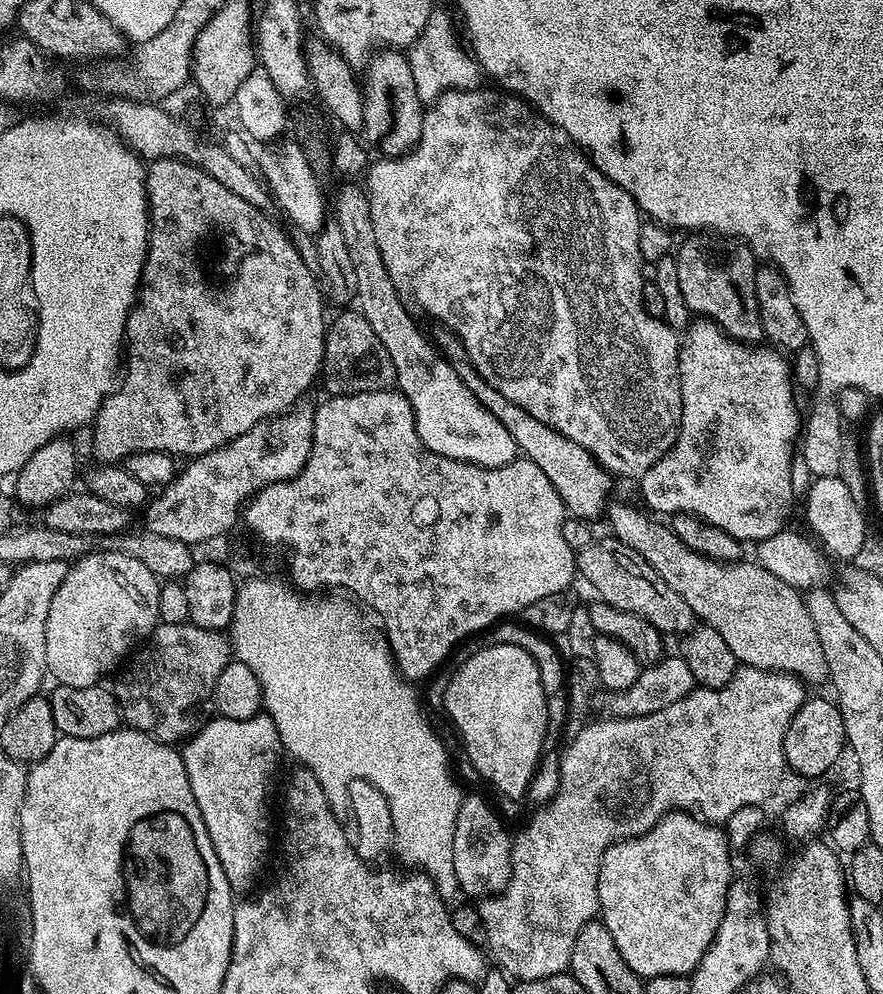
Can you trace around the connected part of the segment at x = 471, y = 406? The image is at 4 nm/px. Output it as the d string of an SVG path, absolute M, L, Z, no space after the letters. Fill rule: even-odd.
M344 182L336 192L334 215L342 226L342 235L350 259L357 270L357 290L354 297L358 311L378 334L390 362L396 371L395 387L408 399L414 410L414 422L418 438L434 454L454 458L462 462L477 464L483 468L506 466L518 458L514 438L506 431L506 426L474 398L474 394L454 374L448 361L436 351L433 341L420 333L414 317L408 313L409 305L402 299L399 290L390 282L390 274L382 262L382 250L370 218L368 193L356 182ZM360 303L360 304L358 304Z

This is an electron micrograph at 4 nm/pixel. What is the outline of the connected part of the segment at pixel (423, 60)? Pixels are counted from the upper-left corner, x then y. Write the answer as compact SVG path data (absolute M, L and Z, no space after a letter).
M440 12L433 13L407 57L420 101L424 104L433 103L444 92L479 87L484 78L480 64L462 44L458 44L453 24Z

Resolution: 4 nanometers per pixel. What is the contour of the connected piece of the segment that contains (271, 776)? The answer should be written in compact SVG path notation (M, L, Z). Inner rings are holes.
M267 714L241 720L217 715L200 725L183 745L182 755L186 774L190 778L190 790L194 790L194 802L198 802L202 822L206 822L214 854L218 854L218 862L222 862L222 874L226 874L233 889L250 887L272 840L272 816L268 811L272 808L272 783L276 780L282 757L278 726L274 726L271 716Z

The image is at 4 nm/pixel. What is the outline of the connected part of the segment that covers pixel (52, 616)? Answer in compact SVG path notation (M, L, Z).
M97 550L76 560L69 567L62 586L58 586L58 594L54 594L54 602L50 602L50 614L46 618L46 668L51 679L53 676L56 684L85 688L100 684L111 668L119 669L125 657L137 647L136 640L147 641L156 629L160 620L161 587L161 581L150 574L138 558L130 558L126 554Z

